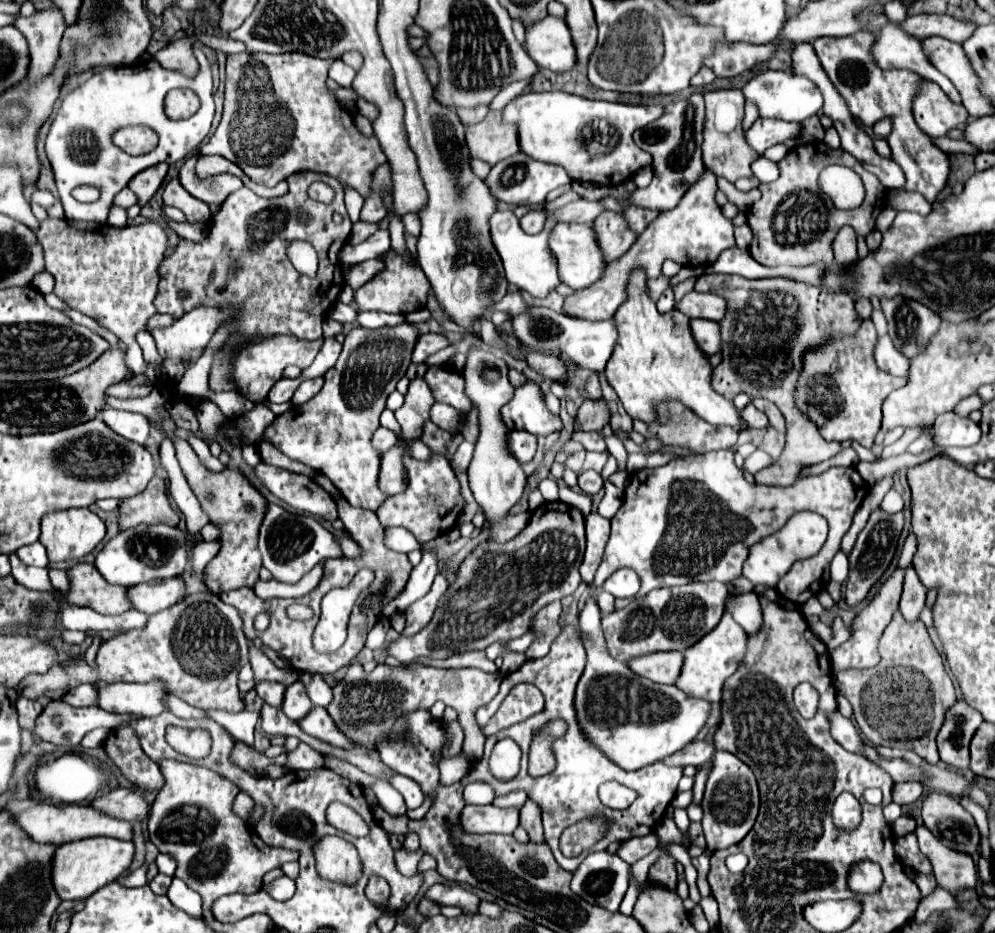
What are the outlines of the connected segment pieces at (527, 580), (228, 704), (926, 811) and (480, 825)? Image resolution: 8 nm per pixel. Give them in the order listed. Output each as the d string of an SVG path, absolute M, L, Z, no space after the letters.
M541 506L531 514L529 524L509 542L493 544L493 540L481 542L457 568L453 584L437 602L431 622L411 638L397 638L387 646L387 656L393 656L401 664L413 662L415 658L449 658L451 652L485 650L497 640L513 640L529 630L531 618L549 602L571 596L581 584L579 566L585 552L585 520L577 508Z
M197 592L185 596L181 604L173 604L163 612L149 616L145 628L129 630L123 634L115 634L113 638L105 640L97 652L95 666L89 666L83 654L73 656L67 664L55 664L45 674L31 674L17 686L17 692L29 700L41 700L45 692L53 692L57 688L73 690L79 684L97 684L97 682L147 682L147 680L161 680L169 694L179 696L187 704L195 708L221 708L227 712L241 712L243 702L239 698L237 688L237 674L241 666L249 662L247 656L247 638L243 634L243 622L233 606L227 606L219 600L213 592Z
M931 790L923 796L923 822L947 848L973 854L979 846L979 830L973 816L947 792Z
M465 806L461 810L461 826L473 834L513 834L519 826L519 812L497 806Z

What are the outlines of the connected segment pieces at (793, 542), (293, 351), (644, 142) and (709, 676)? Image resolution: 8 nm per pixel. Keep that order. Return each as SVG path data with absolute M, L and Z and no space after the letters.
M797 512L793 518L787 520L785 528L781 528L781 532L767 536L765 540L753 544L753 548L749 548L749 556L743 564L743 576L751 580L751 584L769 584L771 588L777 586L779 578L785 576L789 572L789 568L797 562L797 560L805 560L809 556L815 556L821 546L825 544L828 535L828 523L823 516L815 514L815 512Z
M271 336L271 338L263 338L255 344L249 344L247 348L243 348L241 352L237 352L237 360L233 360L233 380L239 386L239 392L253 402L261 402L267 398L267 392L271 390L271 386L283 376L283 370L287 366L297 366L301 370L309 368L317 356L317 352L321 350L323 340L315 340L315 342L307 342L307 340L297 340L295 336Z
M695 92L683 100L667 104L659 120L655 120L653 124L647 124L645 128L639 128L633 134L635 144L639 144L641 150L653 156L653 170L655 170L653 182L647 188L641 188L629 194L633 204L641 204L641 208L651 208L659 212L675 208L681 196L689 190L689 186L699 180L701 172L705 170L701 160L703 120L705 120L703 94Z
M725 612L717 628L713 628L713 632L705 634L703 640L693 644L693 648L685 650L685 664L681 668L679 680L675 680L675 686L681 688L687 696L697 696L713 704L721 702L723 682L737 670L745 654L745 640L747 640L745 630L729 616L729 612Z

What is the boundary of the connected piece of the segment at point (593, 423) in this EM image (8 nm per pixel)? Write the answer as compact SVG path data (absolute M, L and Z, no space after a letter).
M605 398L585 400L579 406L579 428L581 430L603 430L609 424L611 412Z

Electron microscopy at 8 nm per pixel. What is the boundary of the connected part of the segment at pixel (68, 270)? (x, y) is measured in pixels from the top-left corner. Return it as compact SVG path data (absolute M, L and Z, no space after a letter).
M49 218L41 222L37 232L37 240L43 246L45 256L45 270L53 274L55 288L53 292L73 310L79 310L93 318L99 326L111 330L127 345L125 363L135 375L144 374L156 377L156 367L146 364L141 349L136 342L135 334L139 330L147 330L147 318L155 314L153 298L157 294L157 268L167 252L167 234L161 224L145 222L137 226L113 228L109 224L95 224L95 222L73 222L73 220L55 220Z

